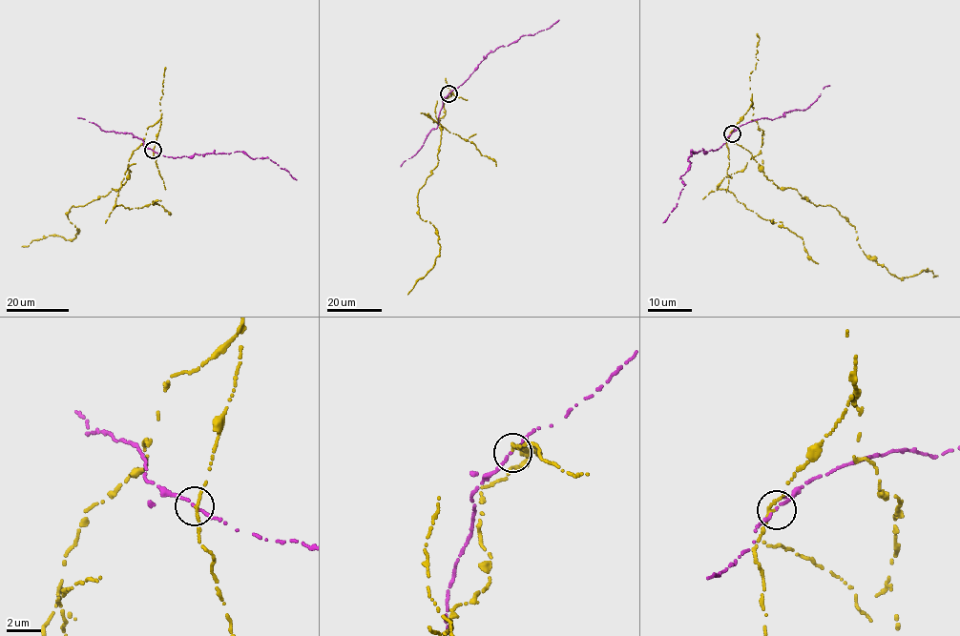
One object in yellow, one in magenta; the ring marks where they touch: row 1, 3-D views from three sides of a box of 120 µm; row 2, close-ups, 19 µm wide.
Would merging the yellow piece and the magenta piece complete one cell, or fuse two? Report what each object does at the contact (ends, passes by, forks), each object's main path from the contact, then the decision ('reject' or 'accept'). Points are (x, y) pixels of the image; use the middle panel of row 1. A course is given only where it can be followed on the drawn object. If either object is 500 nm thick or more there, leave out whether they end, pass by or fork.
yellow passes by | magenta passes by | yellow via (448, 93), (437, 122), (437, 165), (417, 197), (440, 253), (407, 294) | magenta via (448, 93), (466, 80), (488, 53), (523, 35), (549, 29), (558, 20) | reject

